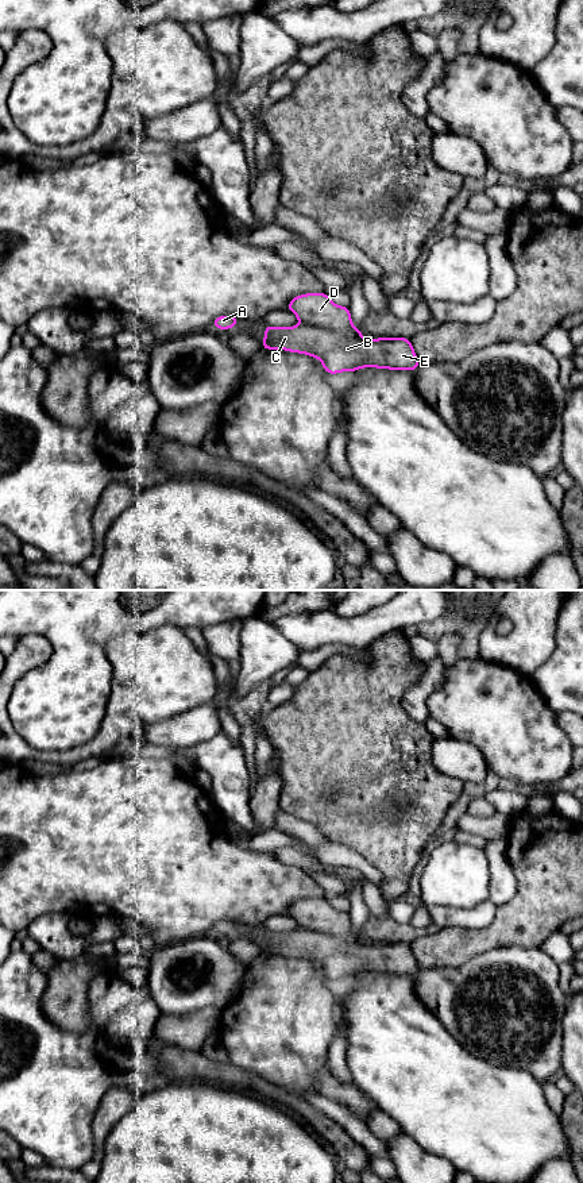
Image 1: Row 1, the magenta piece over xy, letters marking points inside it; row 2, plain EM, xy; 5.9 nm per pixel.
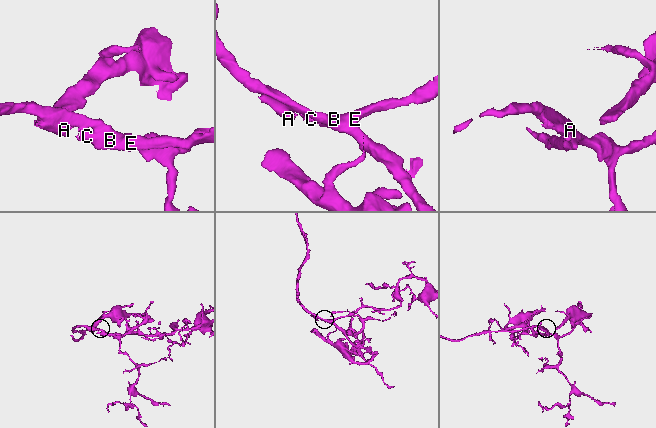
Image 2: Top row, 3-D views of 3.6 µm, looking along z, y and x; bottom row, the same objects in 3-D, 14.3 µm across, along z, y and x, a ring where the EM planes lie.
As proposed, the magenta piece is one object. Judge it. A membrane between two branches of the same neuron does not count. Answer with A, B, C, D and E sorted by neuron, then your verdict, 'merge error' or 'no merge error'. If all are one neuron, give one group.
A B C D E | no merge error

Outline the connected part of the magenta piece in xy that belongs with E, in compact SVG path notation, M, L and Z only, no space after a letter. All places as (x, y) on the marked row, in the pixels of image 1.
M308 293L296 296L287 305L301 321L297 327L265 325L266 336L262 348L282 348L285 351L306 354L318 358L327 374L355 371L362 367L391 370L417 370L420 362L406 338L364 339L362 331L352 325L348 307L333 304L327 293Z

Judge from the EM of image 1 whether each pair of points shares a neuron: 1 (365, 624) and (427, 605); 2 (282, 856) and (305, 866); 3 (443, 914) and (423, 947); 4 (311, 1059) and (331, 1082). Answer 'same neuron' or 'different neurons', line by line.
1: same neuron
2: same neuron
3: different neurons
4: different neurons

